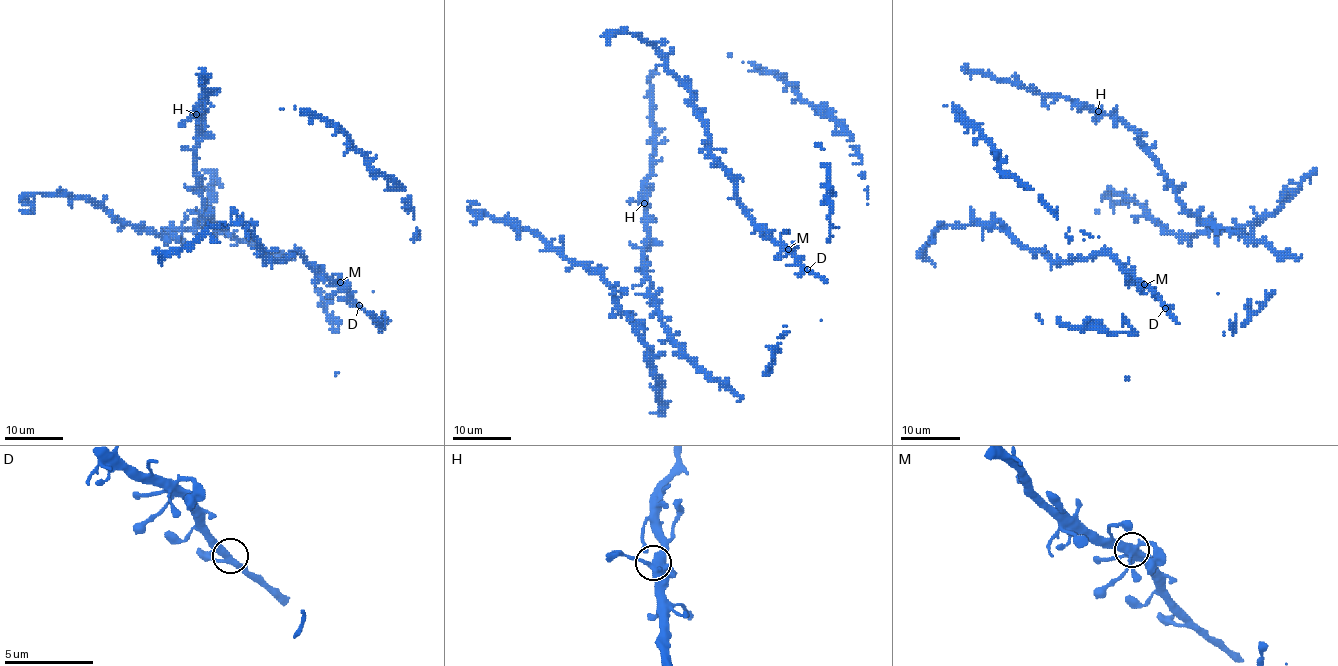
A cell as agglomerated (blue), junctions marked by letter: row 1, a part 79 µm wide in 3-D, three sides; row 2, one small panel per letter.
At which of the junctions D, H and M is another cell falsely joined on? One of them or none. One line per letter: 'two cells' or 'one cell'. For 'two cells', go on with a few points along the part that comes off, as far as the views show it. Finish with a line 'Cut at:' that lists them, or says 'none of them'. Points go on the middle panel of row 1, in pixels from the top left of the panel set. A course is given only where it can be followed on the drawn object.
D: one cell
H: one cell
M: one cell
Cut at: none of them

